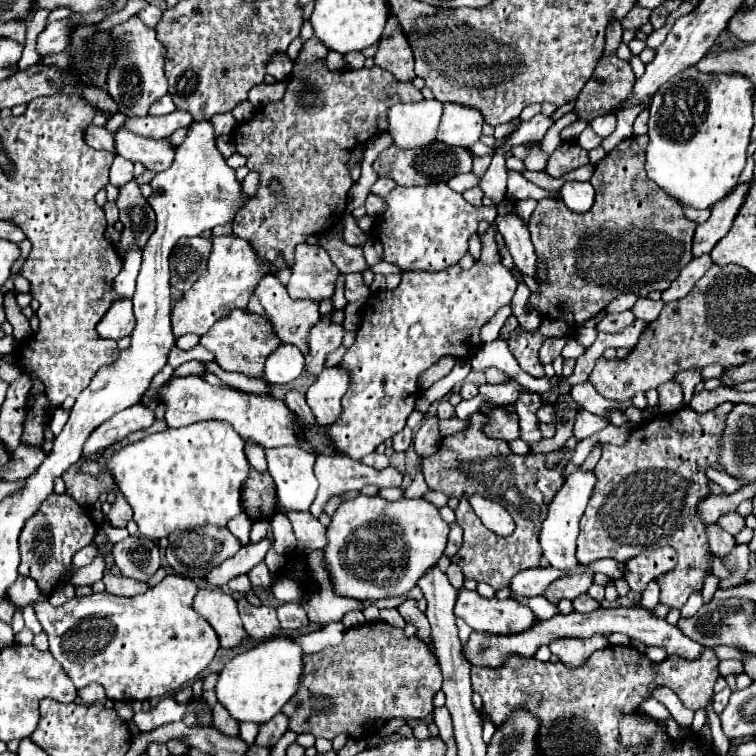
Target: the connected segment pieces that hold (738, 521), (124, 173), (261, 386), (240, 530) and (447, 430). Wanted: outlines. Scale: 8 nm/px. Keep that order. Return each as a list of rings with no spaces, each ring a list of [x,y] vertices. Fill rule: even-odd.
[[[730,511],[730,513],[724,513],[724,515],[718,519],[718,525],[720,525],[722,529],[726,529],[728,533],[738,535],[740,529],[744,527],[744,517],[738,515],[736,511]]]
[[[116,155],[114,163],[110,167],[110,183],[114,187],[122,187],[122,185],[126,185],[132,179],[134,179],[134,163],[122,159],[120,155]]]
[[[222,371],[222,373],[218,373],[218,379],[224,381],[226,385],[232,385],[232,387],[236,387],[240,391],[246,391],[246,393],[268,393],[268,385],[266,385],[266,381],[262,377],[252,379],[252,377],[240,375],[240,373]]]
[[[240,513],[232,521],[230,521],[227,525],[228,529],[231,533],[240,539],[242,545],[248,545],[250,543],[250,530],[252,523],[249,521],[250,518],[246,515],[246,513]]]
[[[457,417],[446,419],[446,420],[439,420],[438,427],[439,432],[442,437],[453,435],[463,429],[465,429],[468,425],[467,420],[461,420]]]

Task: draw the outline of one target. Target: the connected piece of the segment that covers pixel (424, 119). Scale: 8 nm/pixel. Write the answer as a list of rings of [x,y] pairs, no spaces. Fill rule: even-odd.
[[[424,99],[418,103],[396,103],[388,109],[388,133],[396,147],[416,149],[436,141],[442,103]]]

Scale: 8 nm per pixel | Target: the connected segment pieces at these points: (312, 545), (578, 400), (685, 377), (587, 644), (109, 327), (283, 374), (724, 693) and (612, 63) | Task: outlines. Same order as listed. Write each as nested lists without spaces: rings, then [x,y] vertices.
[[[278,505],[278,511],[280,513],[286,513],[292,527],[294,527],[294,533],[296,533],[296,539],[298,539],[298,547],[306,553],[314,551],[314,549],[322,549],[326,545],[326,527],[310,513],[298,513],[298,511],[286,511],[282,505]]]
[[[588,381],[580,383],[572,387],[572,399],[580,409],[586,409],[590,413],[596,413],[600,417],[606,417],[610,409],[618,409],[616,405],[612,405],[610,401],[606,401]]]
[[[690,367],[690,369],[684,369],[684,371],[678,371],[674,375],[674,383],[678,383],[682,387],[684,394],[684,401],[680,408],[689,406],[689,403],[694,395],[694,387],[702,381],[702,369],[700,367]]]
[[[596,633],[594,637],[578,639],[578,637],[558,637],[558,641],[552,641],[548,647],[562,663],[568,667],[580,667],[584,661],[598,649],[606,649],[608,639],[606,635]]]
[[[118,299],[114,301],[114,305],[106,311],[106,317],[102,317],[102,321],[98,323],[98,333],[100,337],[106,339],[120,339],[132,333],[134,329],[134,313],[132,313],[132,305],[130,299]]]
[[[280,345],[266,359],[264,379],[268,383],[290,383],[304,371],[304,355],[294,345]]]
[[[726,687],[726,689],[722,689],[722,691],[713,695],[713,708],[716,713],[722,713],[722,709],[724,709],[724,707],[726,707],[726,703],[728,703],[730,693],[732,693],[732,689],[730,689],[730,687]]]
[[[616,53],[602,55],[594,67],[590,81],[580,91],[574,113],[578,119],[590,123],[594,117],[606,115],[632,91],[634,71],[628,61]]]

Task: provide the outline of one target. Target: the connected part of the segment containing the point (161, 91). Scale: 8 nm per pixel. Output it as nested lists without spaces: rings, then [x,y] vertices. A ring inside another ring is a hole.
[[[136,15],[126,23],[110,29],[110,41],[114,45],[112,63],[108,69],[106,89],[114,101],[118,101],[120,111],[128,117],[148,115],[148,107],[168,93],[168,83],[164,77],[164,45],[152,27],[146,27]]]

